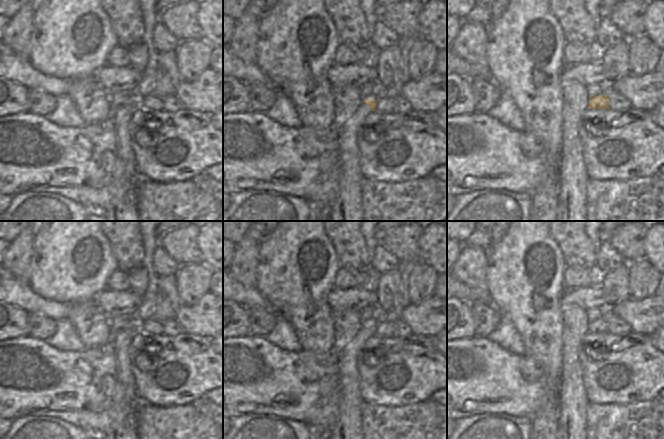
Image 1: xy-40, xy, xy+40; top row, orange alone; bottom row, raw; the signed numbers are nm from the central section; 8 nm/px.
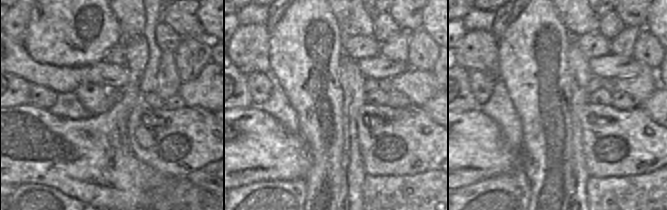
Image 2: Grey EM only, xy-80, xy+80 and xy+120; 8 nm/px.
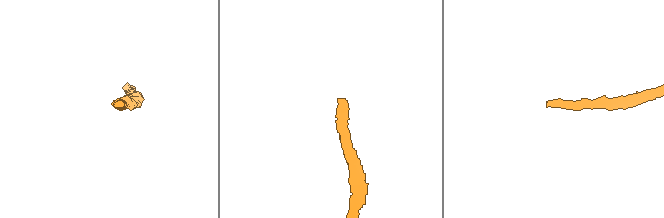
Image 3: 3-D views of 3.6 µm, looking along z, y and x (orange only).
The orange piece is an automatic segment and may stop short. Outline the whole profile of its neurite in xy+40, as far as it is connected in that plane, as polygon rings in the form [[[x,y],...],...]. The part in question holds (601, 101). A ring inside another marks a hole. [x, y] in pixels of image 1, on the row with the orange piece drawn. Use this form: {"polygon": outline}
{"polygon": [[[598,95],[589,99],[589,109],[609,109],[609,99],[606,95]]]}

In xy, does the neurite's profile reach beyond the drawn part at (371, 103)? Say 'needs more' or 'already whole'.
needs more

